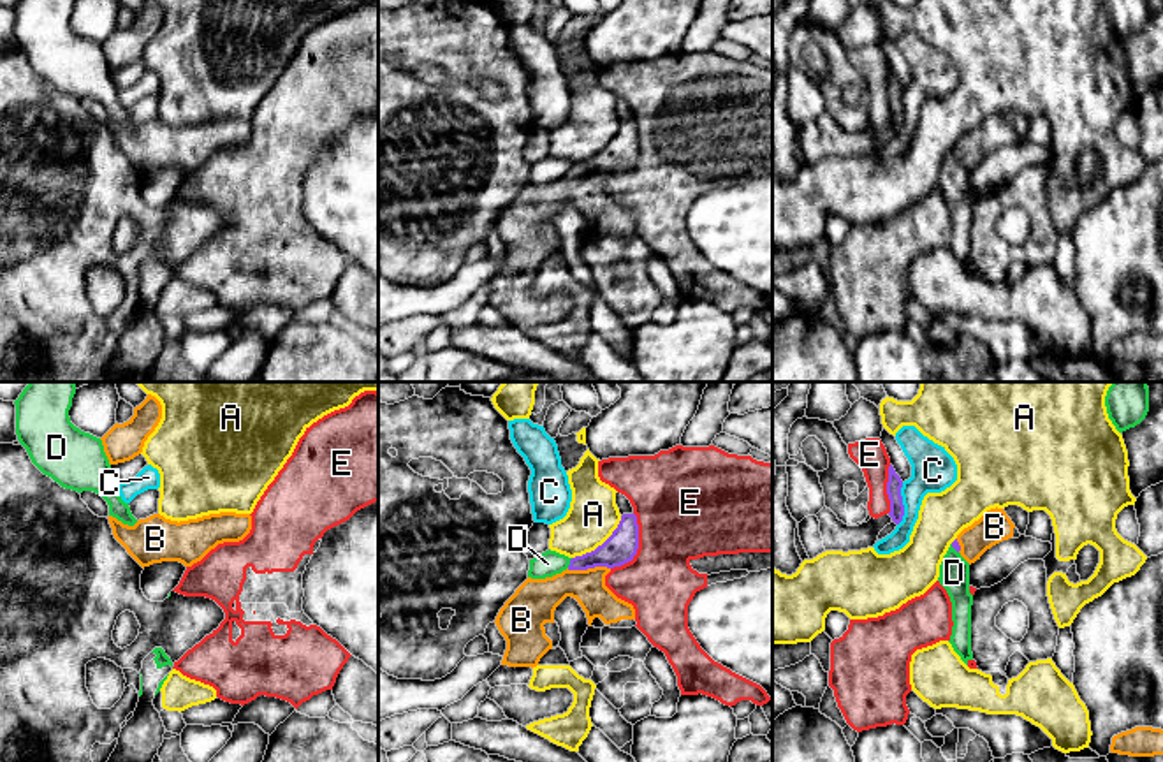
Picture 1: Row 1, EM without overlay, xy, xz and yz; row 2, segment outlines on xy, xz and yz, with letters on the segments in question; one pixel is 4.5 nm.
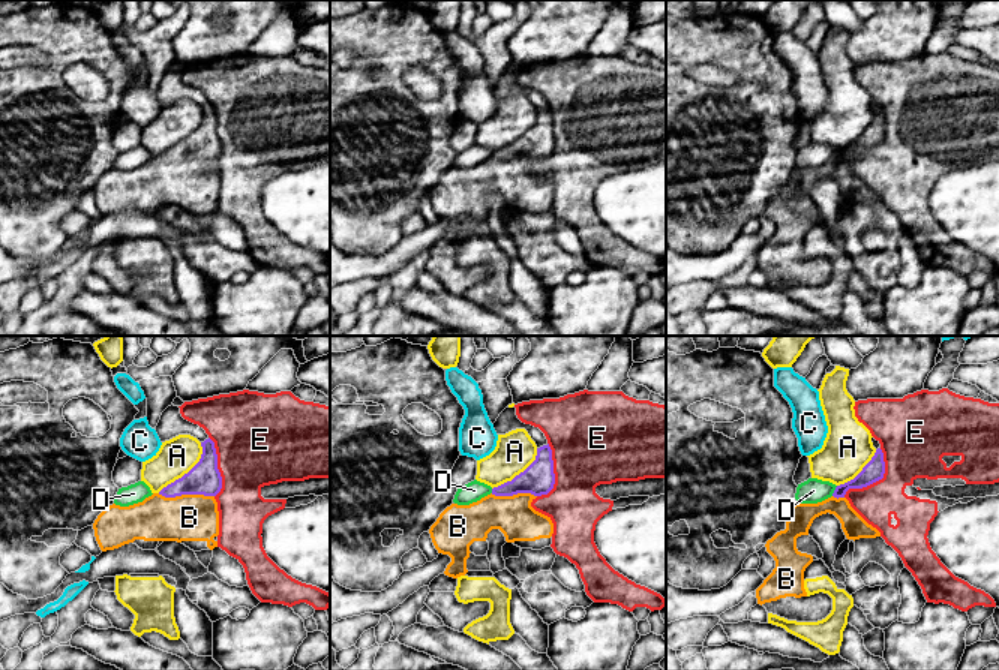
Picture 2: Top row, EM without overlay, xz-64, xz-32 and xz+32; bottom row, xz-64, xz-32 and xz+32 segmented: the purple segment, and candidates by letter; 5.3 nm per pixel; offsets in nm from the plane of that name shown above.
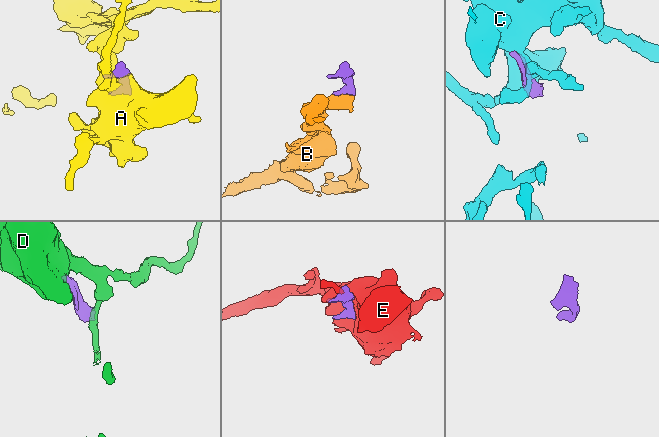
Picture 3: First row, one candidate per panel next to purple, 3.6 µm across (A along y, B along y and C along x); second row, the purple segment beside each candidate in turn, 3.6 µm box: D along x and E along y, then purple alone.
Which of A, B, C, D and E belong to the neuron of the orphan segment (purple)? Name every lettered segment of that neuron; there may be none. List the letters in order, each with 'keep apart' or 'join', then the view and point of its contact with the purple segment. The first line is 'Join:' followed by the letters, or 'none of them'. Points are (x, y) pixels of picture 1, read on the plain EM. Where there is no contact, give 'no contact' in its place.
Join: B
A: keep apart; contact xz (602, 150)
B: join; contact xz (588, 173)
C: keep apart; contact yz (901, 109)
D: keep apart; contact xz (570, 169)
E: keep apart; contact xz (637, 152)

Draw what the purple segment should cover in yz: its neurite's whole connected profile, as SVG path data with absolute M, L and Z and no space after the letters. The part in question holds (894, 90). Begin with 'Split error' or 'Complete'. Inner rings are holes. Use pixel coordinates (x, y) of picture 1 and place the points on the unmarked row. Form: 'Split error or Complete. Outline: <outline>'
Complete. Outline: M890 70L889 72L889 88L887 88L887 100L889 100L889 106L890 106L890 118L889 118L889 121L892 123L892 127L896 130L899 130L903 127L903 121L904 121L901 93L903 93L903 86L896 79L894 72Z

